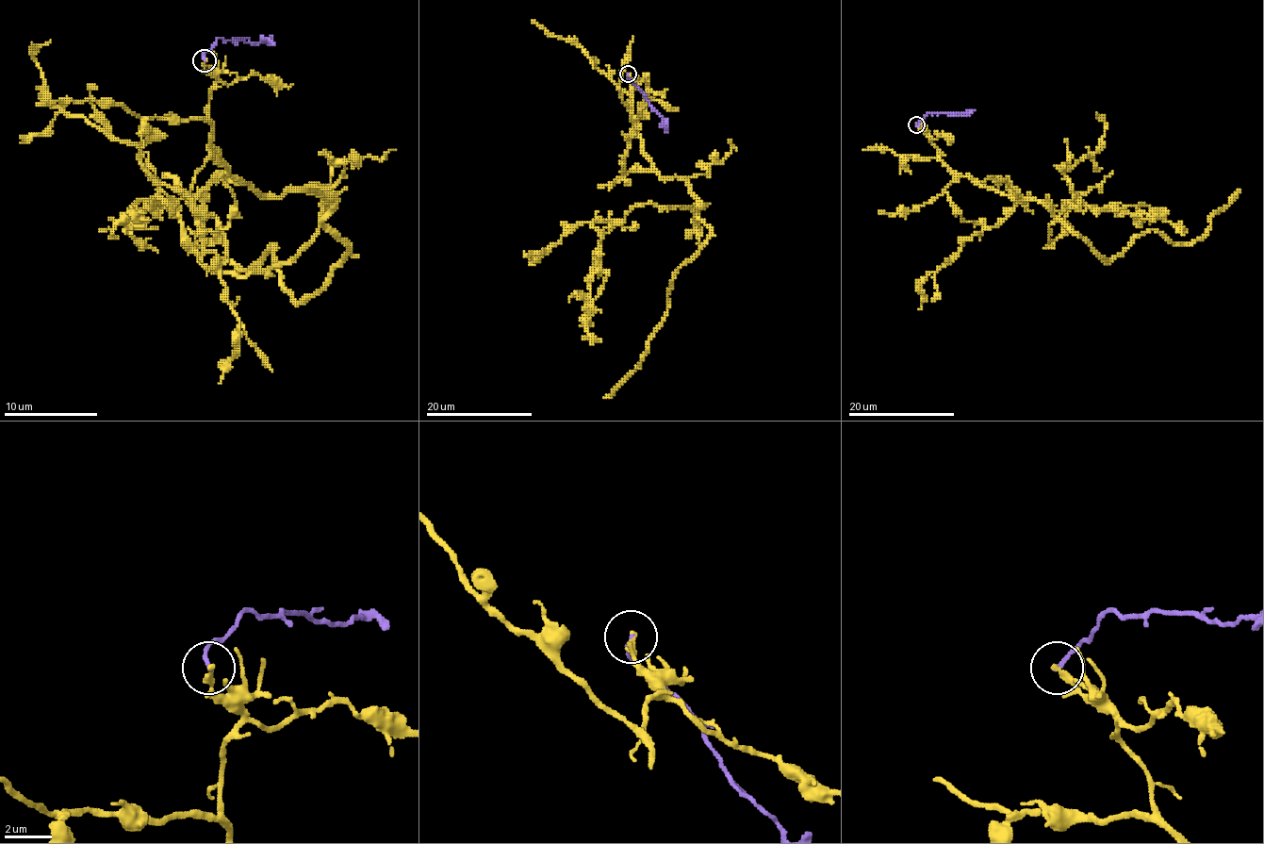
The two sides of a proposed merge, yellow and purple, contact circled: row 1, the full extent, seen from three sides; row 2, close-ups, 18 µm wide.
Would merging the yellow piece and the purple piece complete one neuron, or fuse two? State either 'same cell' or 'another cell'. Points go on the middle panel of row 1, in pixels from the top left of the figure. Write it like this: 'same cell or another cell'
another cell

